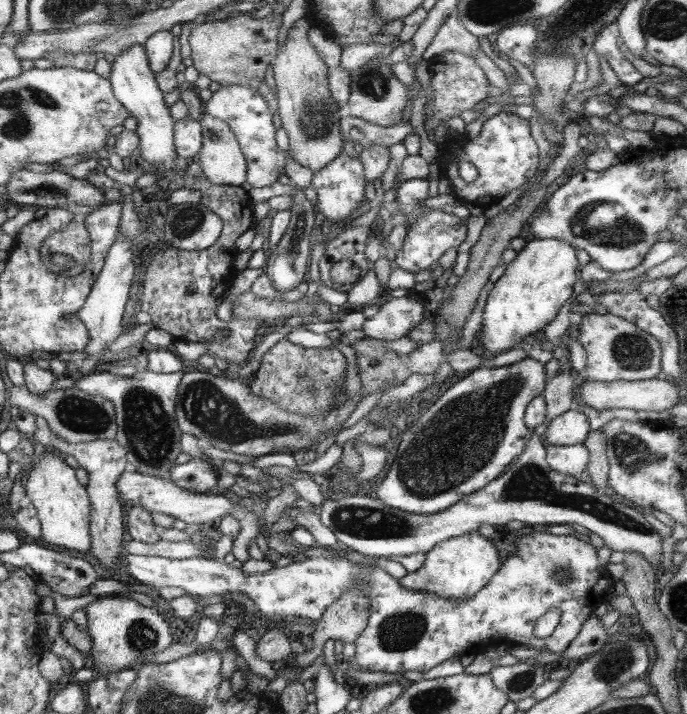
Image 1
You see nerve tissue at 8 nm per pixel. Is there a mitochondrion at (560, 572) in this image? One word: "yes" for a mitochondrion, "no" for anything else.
yes

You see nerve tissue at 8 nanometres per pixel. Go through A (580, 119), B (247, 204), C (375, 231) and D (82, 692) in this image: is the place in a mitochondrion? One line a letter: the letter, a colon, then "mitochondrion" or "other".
A: other
B: other
C: other
D: other

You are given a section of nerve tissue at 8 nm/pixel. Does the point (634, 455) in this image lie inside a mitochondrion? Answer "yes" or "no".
yes

